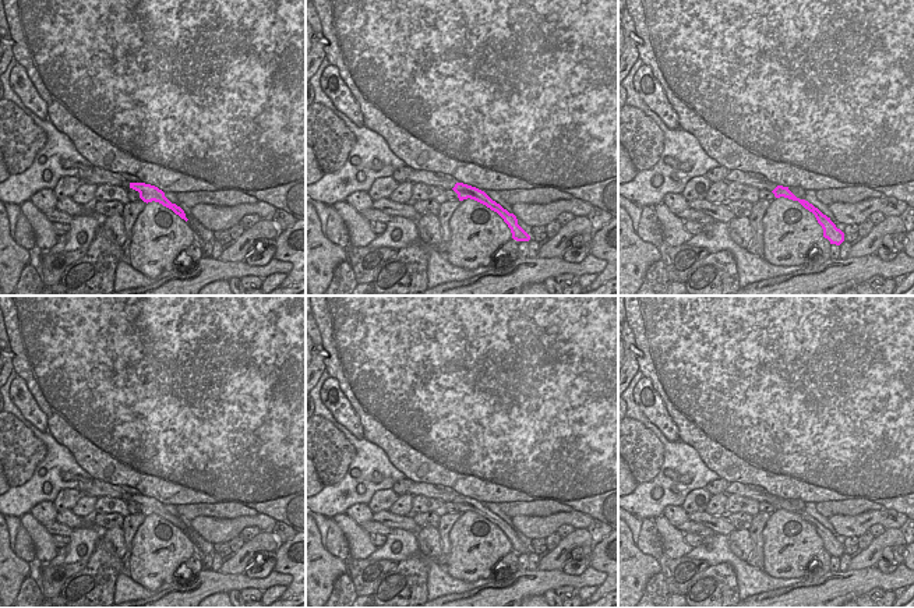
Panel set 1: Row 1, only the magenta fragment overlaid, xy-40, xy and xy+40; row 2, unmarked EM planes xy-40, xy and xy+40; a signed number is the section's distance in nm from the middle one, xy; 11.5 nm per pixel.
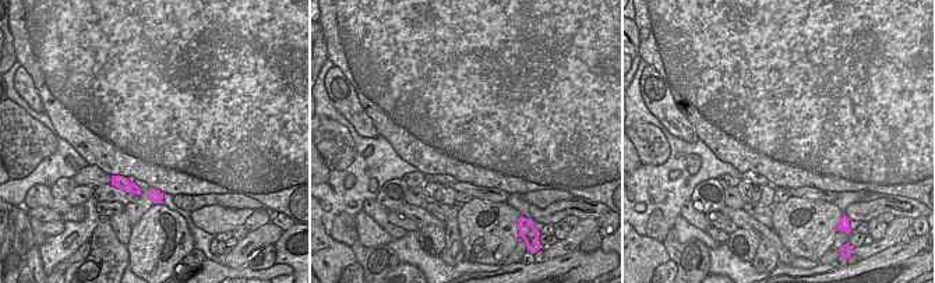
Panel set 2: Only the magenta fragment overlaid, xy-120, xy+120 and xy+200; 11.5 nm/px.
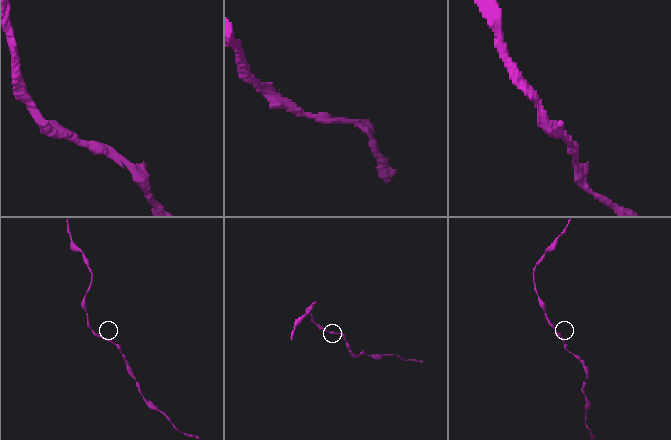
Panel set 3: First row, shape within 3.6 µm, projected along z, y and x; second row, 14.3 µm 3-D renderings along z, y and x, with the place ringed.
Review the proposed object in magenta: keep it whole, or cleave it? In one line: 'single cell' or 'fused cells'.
single cell

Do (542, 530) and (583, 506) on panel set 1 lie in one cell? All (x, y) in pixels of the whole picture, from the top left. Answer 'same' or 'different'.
different

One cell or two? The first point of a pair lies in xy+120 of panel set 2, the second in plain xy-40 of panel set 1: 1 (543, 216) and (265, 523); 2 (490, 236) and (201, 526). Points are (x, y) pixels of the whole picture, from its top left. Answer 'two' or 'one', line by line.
1: one
2: two

